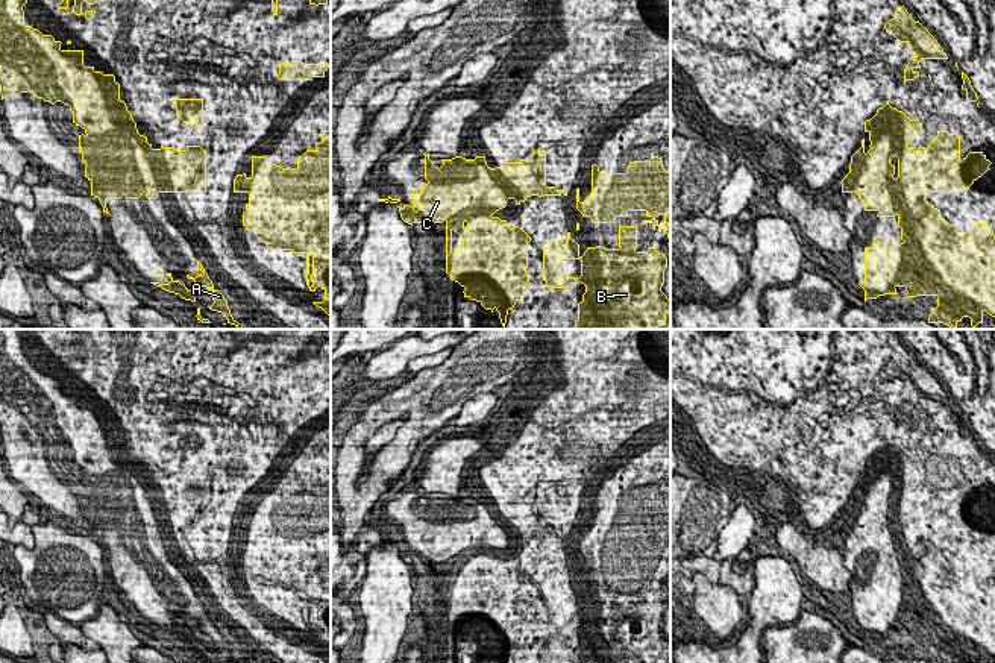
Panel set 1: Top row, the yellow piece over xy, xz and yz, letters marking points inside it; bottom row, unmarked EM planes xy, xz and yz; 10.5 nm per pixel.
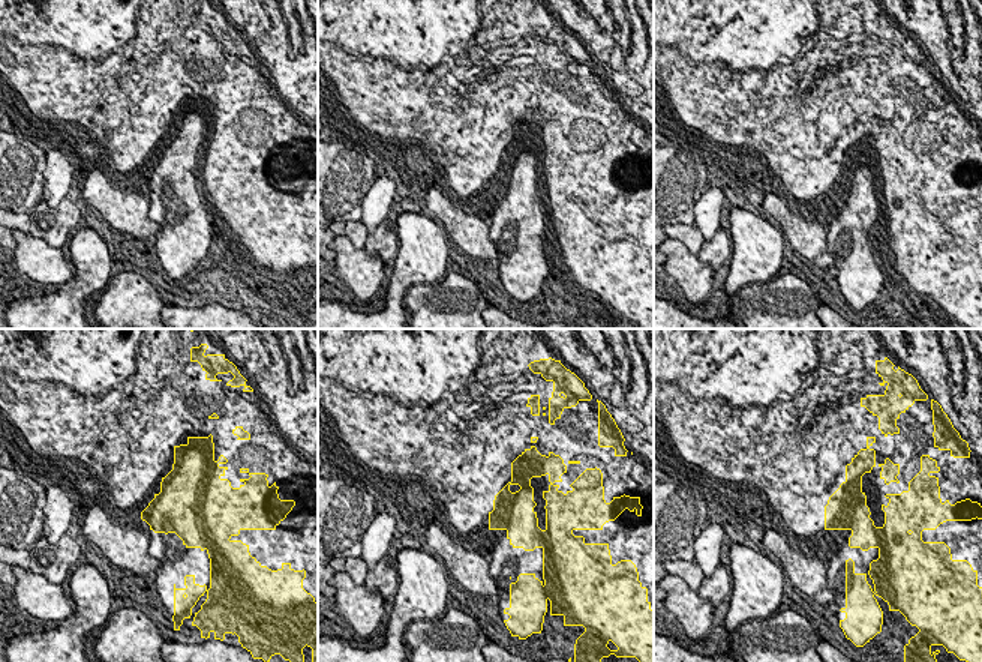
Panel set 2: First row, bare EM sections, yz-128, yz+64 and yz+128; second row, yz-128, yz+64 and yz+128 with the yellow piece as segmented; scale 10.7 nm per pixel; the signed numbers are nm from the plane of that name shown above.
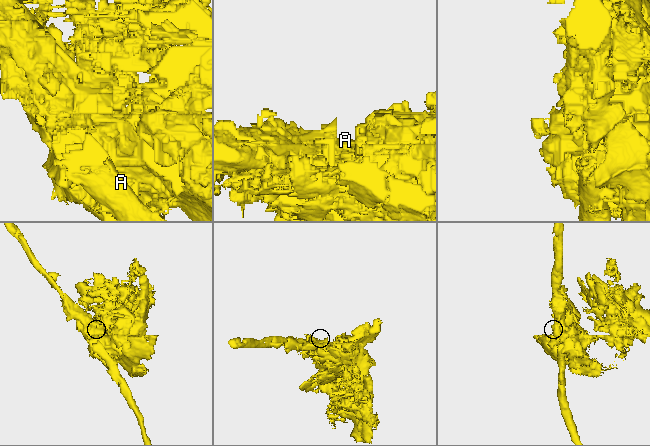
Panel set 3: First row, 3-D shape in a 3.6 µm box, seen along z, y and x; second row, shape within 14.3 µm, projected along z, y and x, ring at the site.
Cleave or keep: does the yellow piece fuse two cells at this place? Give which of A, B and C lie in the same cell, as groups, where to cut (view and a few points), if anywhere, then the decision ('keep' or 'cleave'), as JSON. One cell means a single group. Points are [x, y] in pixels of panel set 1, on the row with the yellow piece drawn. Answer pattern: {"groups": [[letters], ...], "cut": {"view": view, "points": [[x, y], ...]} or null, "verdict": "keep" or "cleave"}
{"groups": [["A", "C"], ["B"]], "cut": {"view": "yz", "points": [[860, 147], [860, 172], [854, 178], [842, 181]]}, "verdict": "cleave"}

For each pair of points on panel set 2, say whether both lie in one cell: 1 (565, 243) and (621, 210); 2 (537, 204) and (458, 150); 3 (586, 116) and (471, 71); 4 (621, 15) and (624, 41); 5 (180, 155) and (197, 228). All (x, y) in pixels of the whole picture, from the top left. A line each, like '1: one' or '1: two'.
1: one
2: two
3: one
4: one
5: one

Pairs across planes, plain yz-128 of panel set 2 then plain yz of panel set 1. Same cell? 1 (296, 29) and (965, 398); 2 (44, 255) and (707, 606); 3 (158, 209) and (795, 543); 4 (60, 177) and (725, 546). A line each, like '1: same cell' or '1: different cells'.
1: different cells
2: same cell
3: different cells
4: same cell

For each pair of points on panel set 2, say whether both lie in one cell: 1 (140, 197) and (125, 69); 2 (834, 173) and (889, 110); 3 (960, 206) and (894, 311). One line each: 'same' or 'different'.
1: different
2: same
3: different

